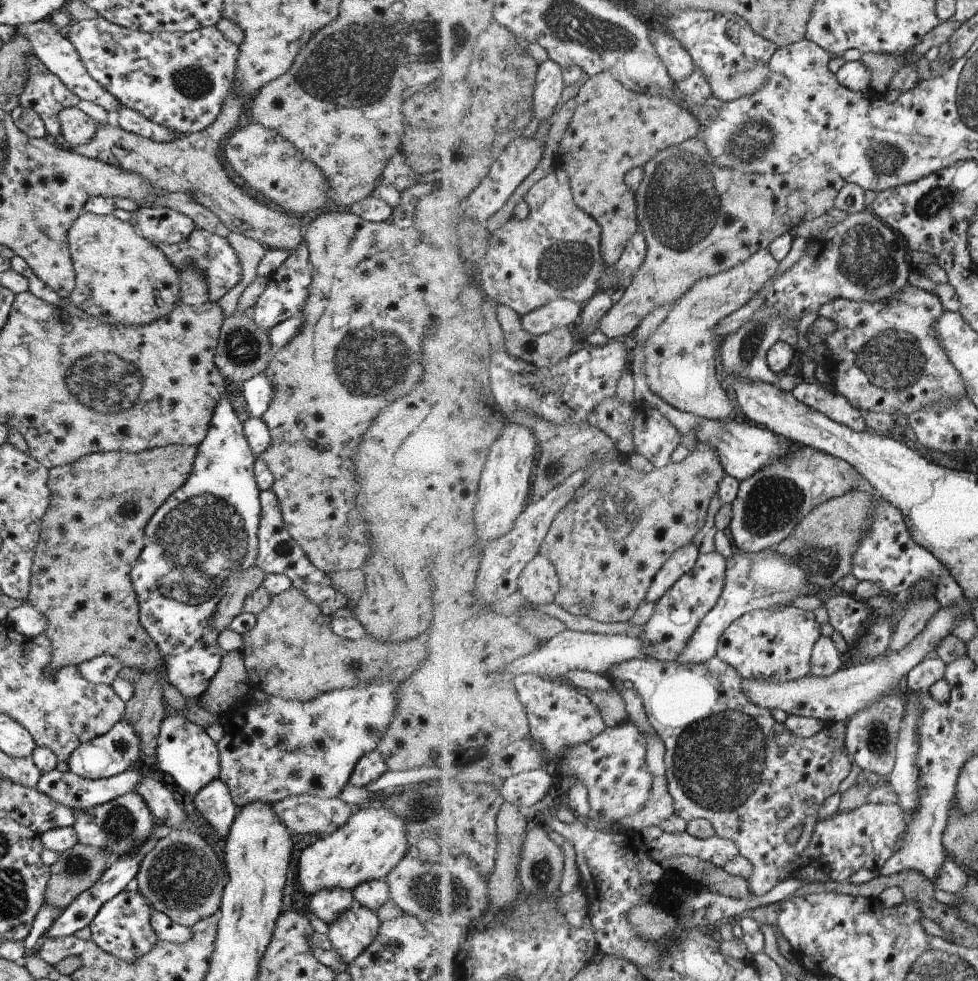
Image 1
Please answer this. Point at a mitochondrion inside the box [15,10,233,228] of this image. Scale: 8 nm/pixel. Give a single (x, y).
(192, 82)

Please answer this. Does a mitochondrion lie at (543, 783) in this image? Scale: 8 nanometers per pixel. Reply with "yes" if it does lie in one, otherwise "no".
no

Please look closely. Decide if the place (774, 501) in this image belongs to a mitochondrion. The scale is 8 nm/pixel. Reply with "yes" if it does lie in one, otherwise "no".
yes

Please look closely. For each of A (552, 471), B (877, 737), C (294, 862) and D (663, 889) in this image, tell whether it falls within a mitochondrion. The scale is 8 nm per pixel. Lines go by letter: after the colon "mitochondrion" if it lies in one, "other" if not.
A: mitochondrion
B: mitochondrion
C: other
D: other

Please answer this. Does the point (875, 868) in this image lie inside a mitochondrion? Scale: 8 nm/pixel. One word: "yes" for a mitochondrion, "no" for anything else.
no

